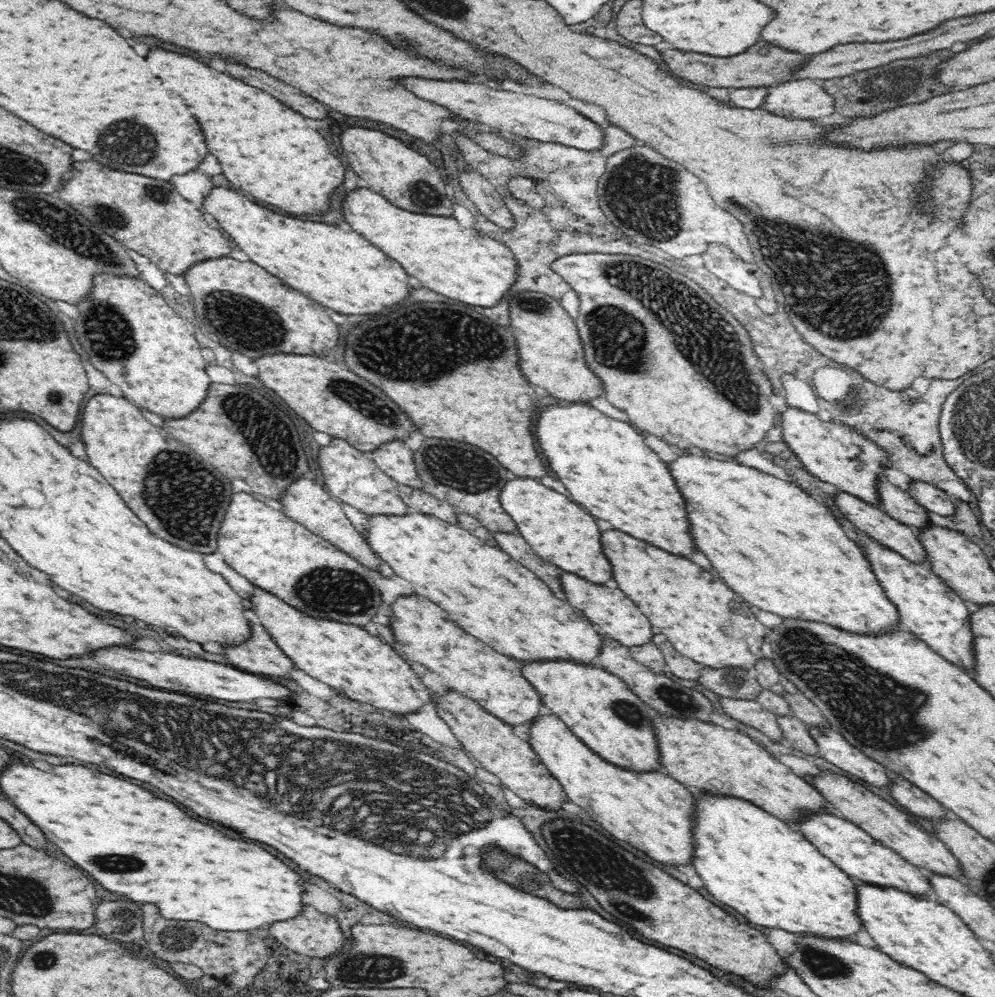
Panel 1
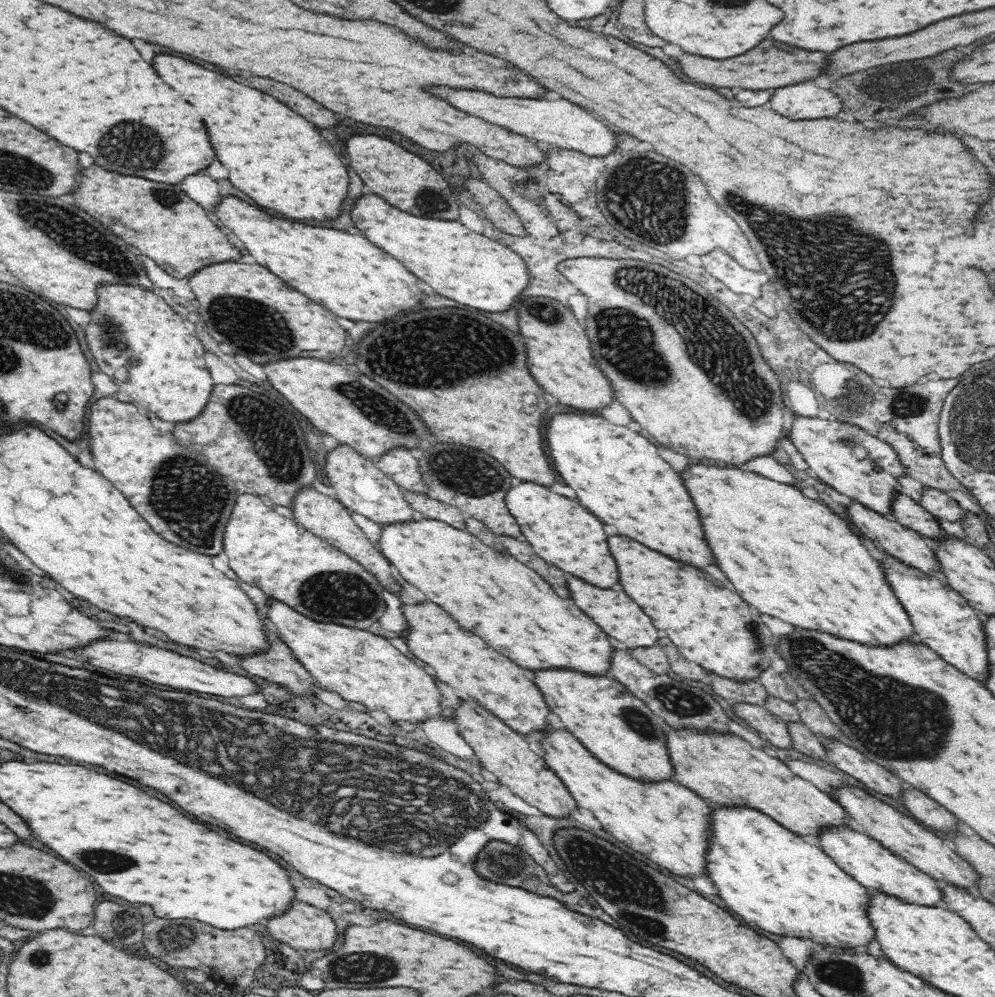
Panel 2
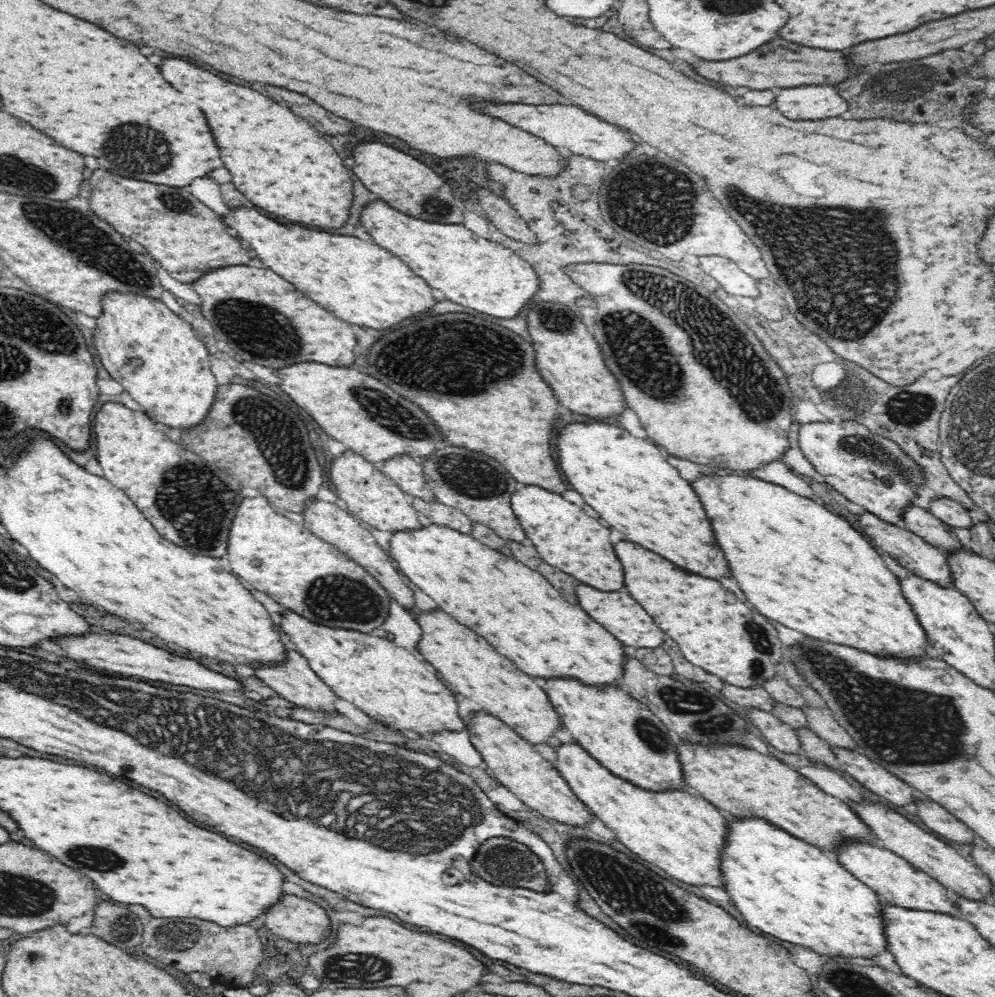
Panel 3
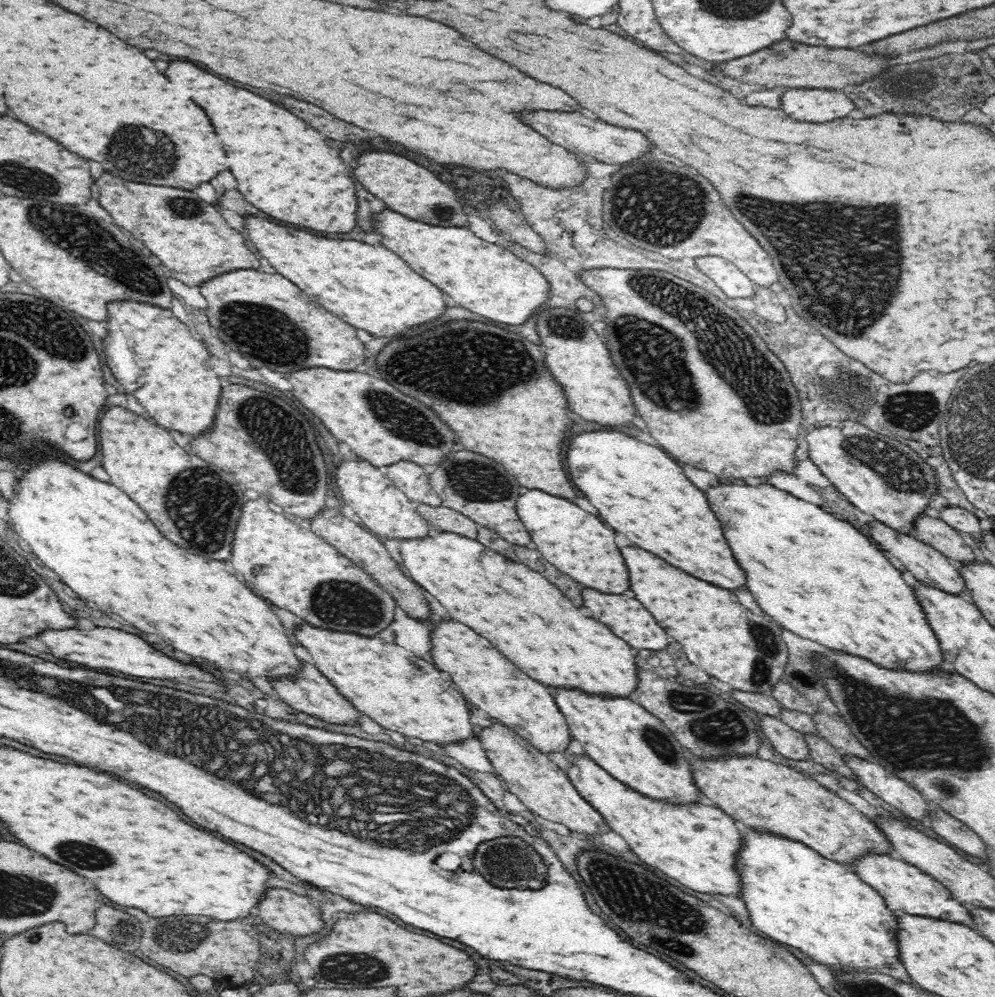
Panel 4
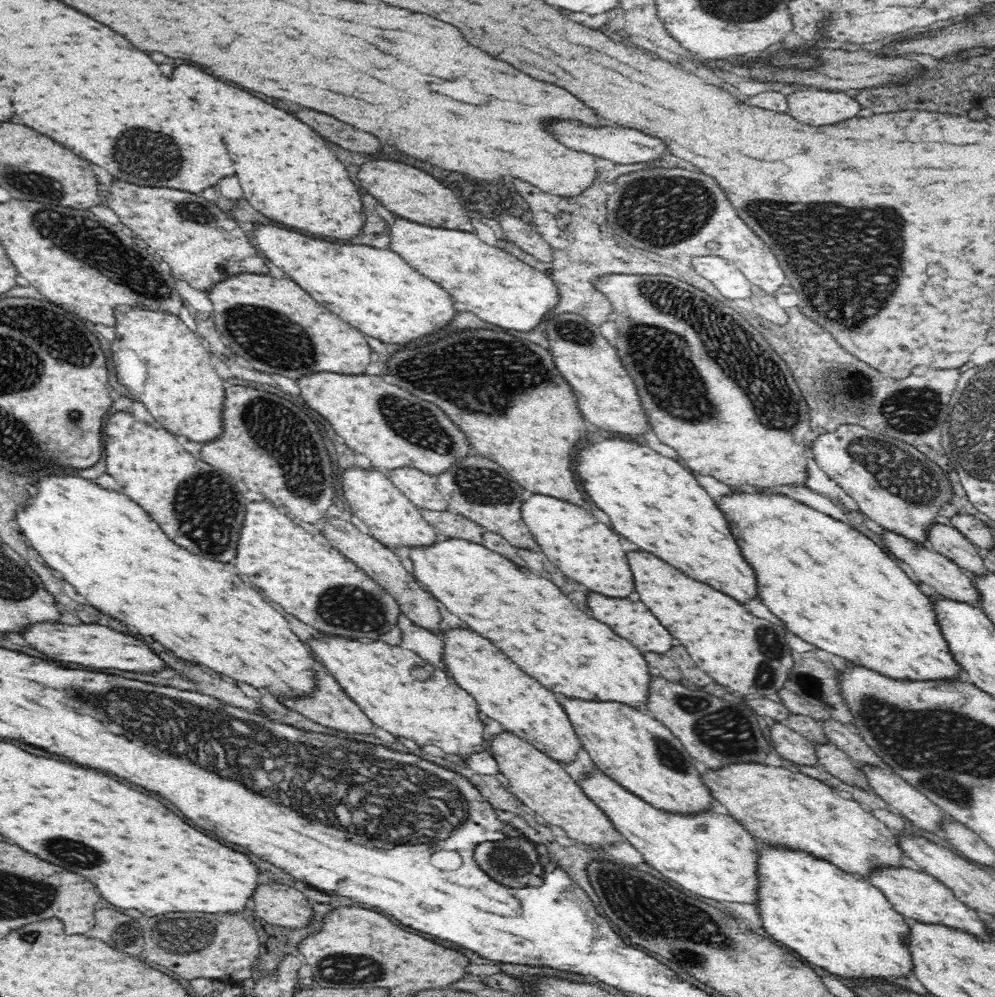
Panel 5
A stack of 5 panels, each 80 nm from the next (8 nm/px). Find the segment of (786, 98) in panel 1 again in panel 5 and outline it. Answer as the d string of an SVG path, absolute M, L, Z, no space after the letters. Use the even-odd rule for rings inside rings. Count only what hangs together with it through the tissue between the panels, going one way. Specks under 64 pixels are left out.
M804 90L788 96L790 114L814 126L832 126L858 116L862 106L844 91Z

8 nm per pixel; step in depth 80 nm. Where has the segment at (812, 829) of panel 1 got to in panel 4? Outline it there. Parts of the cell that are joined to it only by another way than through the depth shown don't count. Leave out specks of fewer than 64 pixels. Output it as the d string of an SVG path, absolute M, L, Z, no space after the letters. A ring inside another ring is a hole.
M869 855L856 862L853 870L860 874L864 882L879 890L890 910L905 916L945 920L972 929L976 927L976 921L969 906L954 898L948 887L943 886L939 880L910 863L890 856Z

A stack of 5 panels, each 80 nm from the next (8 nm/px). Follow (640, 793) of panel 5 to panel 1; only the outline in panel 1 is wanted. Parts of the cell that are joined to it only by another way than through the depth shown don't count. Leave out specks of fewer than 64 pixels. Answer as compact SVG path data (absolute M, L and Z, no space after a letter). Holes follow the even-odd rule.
M530 662L522 663L525 678L538 691L542 702L558 717L594 754L622 770L636 774L665 772L661 748L656 737L656 720L660 715L638 698L620 678L606 673L602 667L584 666L575 662Z

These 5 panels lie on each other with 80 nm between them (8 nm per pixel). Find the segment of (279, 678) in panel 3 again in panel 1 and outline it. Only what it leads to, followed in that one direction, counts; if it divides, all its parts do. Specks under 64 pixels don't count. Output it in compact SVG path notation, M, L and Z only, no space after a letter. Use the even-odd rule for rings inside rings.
M255 619L250 631L254 631L255 634L250 643L232 648L223 647L232 666L260 678L280 678L289 686L295 685L292 672L296 670L296 665L275 642L268 629Z

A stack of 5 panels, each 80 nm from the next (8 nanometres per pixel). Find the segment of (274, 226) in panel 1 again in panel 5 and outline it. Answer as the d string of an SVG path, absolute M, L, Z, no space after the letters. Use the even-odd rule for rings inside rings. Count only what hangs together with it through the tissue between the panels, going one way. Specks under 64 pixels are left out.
M274 226L254 228L256 245L276 267L320 305L377 342L410 346L418 338L444 332L458 318L454 297L392 250L339 244Z

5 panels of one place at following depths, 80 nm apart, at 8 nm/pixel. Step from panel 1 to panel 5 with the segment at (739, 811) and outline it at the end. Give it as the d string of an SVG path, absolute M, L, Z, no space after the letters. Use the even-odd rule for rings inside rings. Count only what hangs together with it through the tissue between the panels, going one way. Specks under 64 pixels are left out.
M771 846L760 848L760 904L758 914L762 926L774 939L795 950L812 966L820 966L842 980L894 980L908 978L914 973L914 959L910 950L912 927L900 914L884 891L855 874L848 874L837 866L819 858L810 858L797 850L779 850Z

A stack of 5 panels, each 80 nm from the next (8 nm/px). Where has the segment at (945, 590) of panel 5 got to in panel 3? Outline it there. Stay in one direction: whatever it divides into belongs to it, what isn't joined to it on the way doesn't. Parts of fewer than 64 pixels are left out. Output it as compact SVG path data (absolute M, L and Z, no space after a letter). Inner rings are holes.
M864 511L858 515L858 521L862 530L870 536L877 548L889 554L890 558L897 560L900 566L904 566L906 570L909 570L909 573L918 578L935 582L942 588L955 588L954 575L952 575L950 563L948 563L948 558L946 558L946 554L943 551L932 546L923 538L916 536L912 531L902 530L893 524L880 520L880 518L869 512Z

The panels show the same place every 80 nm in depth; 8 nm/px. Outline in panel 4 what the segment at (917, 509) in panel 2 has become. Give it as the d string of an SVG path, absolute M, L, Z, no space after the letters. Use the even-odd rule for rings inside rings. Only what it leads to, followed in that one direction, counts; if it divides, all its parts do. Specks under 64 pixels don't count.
M928 515L920 518L916 522L915 536L958 565L972 565L978 561L974 549L967 545L962 533L941 518Z

